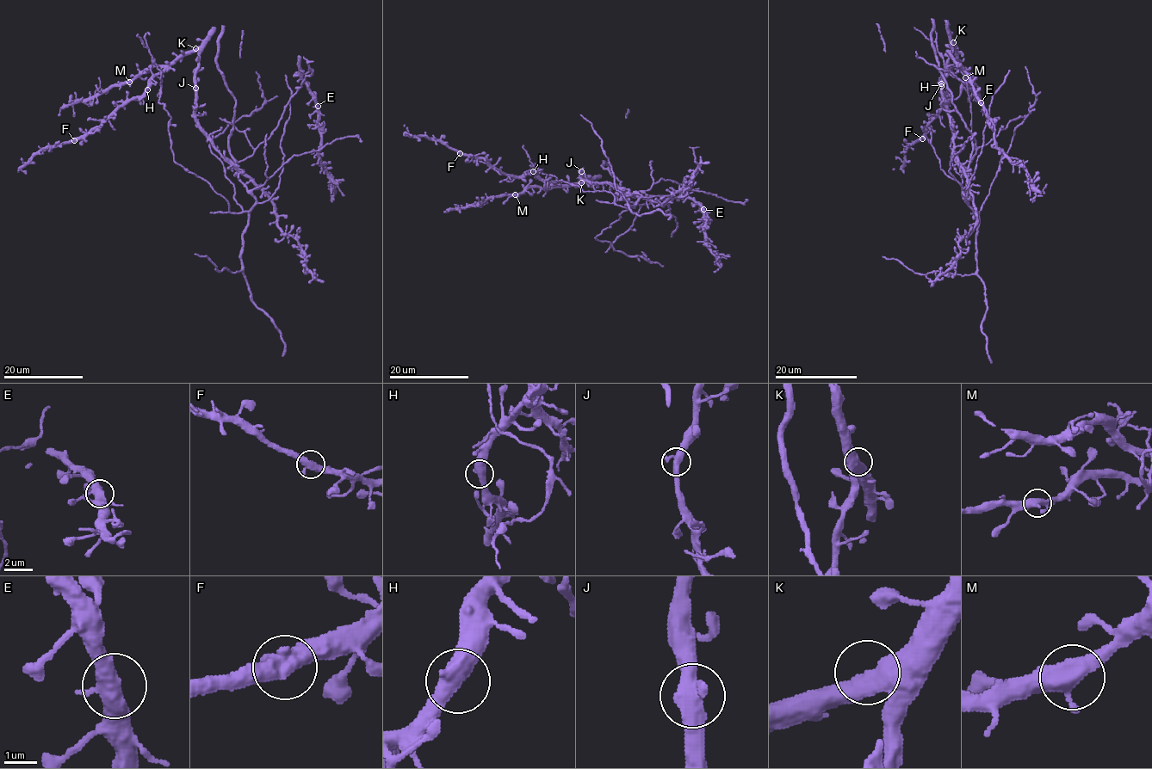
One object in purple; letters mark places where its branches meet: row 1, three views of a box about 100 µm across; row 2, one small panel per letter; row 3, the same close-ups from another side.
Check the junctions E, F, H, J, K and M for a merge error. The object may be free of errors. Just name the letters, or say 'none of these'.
none of these

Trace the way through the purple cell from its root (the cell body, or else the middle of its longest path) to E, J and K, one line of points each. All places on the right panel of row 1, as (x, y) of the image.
E: (953, 152), (962, 163), (969, 162), (975, 152), (968, 91), (969, 78), (975, 95), (981, 102)
J: (953, 152), (953, 129), (941, 83)
K: (953, 152), (953, 129), (942, 92), (942, 78), (946, 73), (948, 55), (953, 42)

